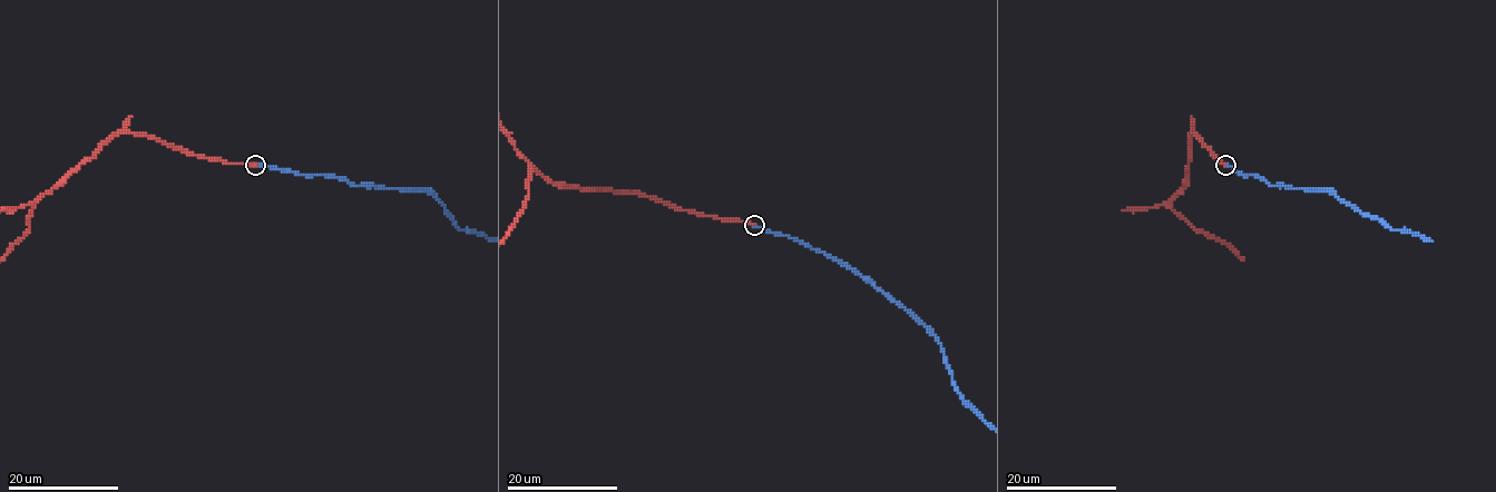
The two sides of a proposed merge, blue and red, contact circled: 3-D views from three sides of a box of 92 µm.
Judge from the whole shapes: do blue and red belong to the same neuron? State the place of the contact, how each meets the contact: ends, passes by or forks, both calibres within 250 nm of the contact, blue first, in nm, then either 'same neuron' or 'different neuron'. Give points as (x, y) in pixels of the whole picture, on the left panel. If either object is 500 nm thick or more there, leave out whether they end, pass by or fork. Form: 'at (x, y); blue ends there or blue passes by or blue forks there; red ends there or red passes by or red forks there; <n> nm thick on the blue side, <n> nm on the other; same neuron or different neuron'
at (255, 165); blue ends there; red ends there; 240 nm thick on the blue side, 260 nm on the other; same neuron

